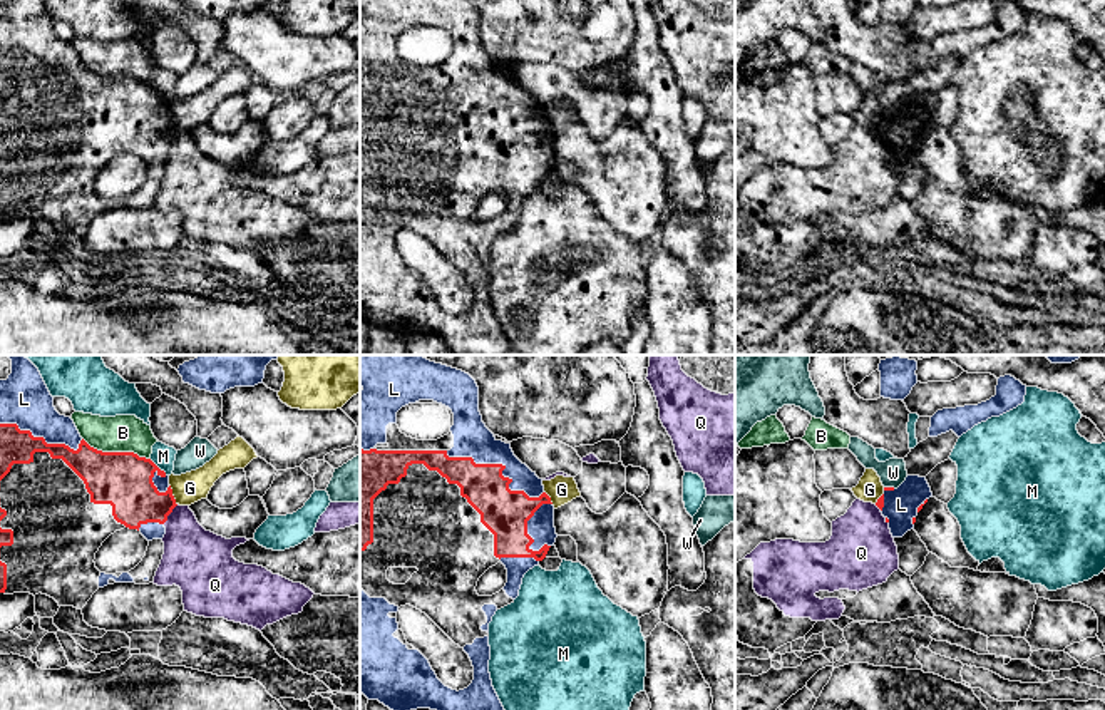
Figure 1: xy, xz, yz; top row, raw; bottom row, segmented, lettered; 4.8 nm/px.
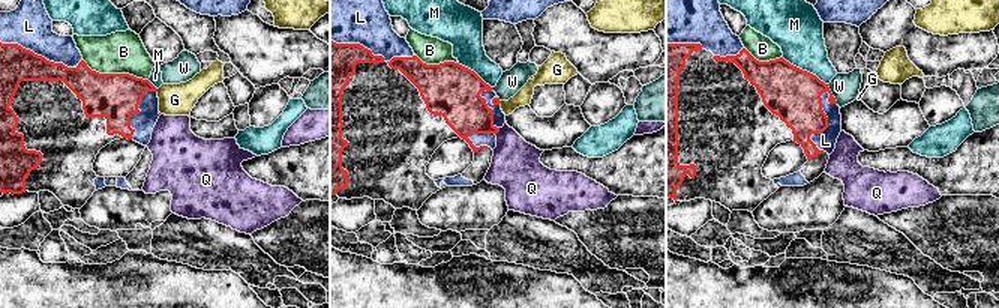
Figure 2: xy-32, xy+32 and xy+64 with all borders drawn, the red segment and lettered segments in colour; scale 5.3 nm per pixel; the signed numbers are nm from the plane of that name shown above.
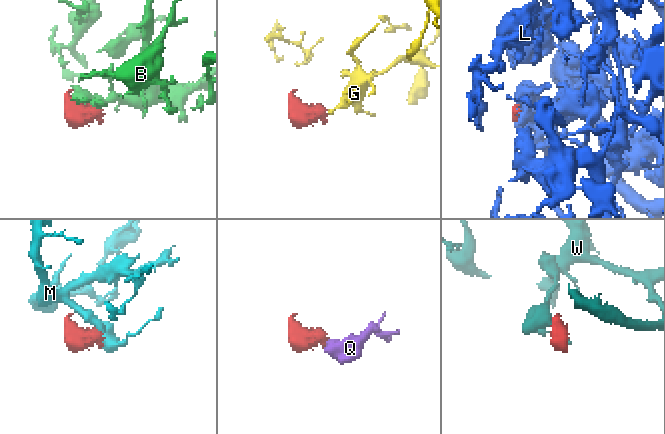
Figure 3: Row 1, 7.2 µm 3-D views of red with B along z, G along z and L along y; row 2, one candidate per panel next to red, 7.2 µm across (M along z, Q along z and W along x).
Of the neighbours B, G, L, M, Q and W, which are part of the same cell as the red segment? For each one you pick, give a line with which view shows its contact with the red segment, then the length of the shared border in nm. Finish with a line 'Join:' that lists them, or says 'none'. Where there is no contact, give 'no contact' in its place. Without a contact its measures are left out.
L: meets red in xz; contact 500 nm long
Join: L

